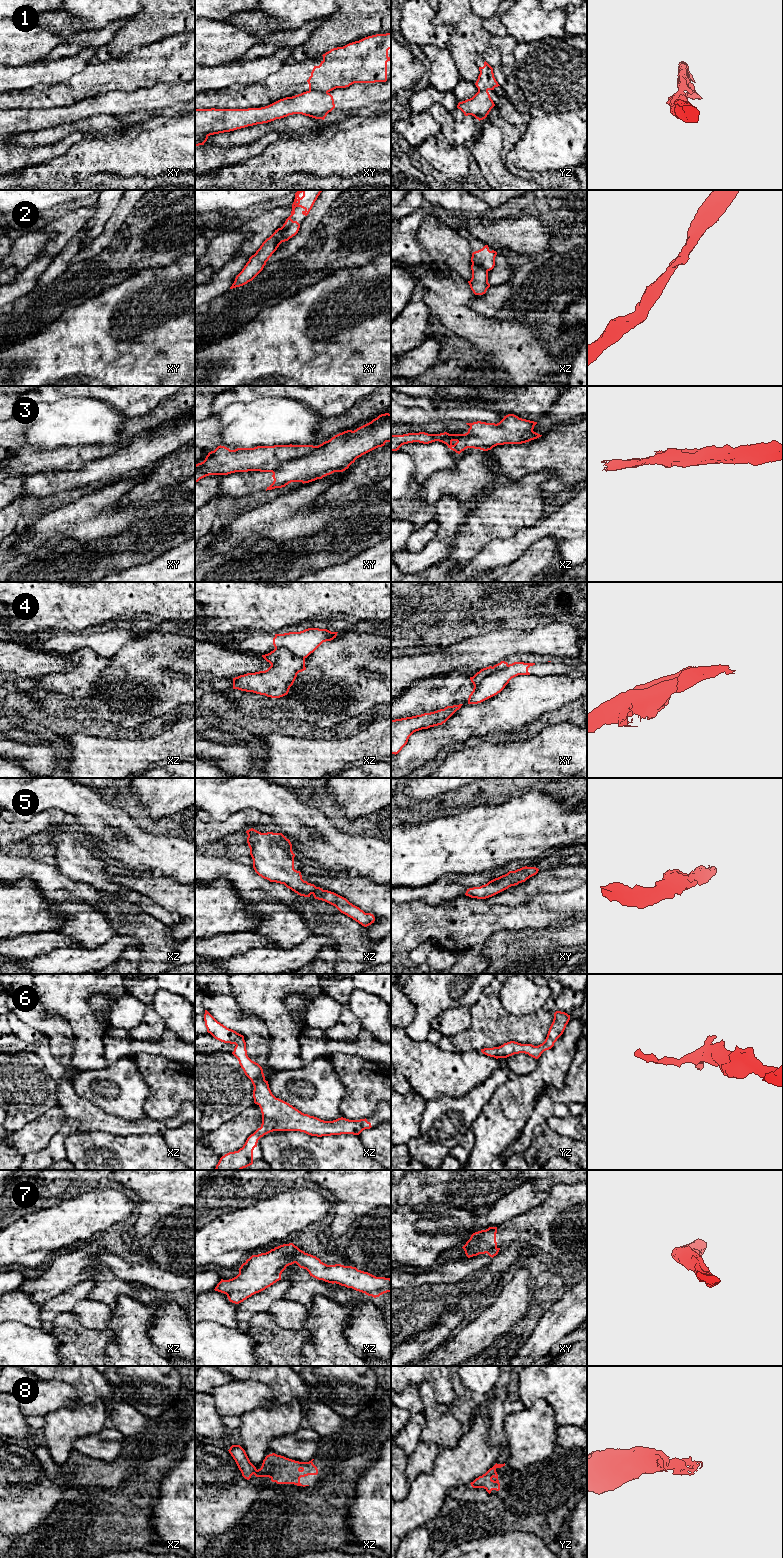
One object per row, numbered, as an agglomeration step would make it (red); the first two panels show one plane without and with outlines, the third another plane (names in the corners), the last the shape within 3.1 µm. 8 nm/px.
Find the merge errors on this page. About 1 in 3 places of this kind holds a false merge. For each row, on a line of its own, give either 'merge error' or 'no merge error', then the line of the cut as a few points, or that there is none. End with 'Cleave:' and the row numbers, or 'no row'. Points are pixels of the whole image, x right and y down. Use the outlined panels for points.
1: merge error; cut in xy along (309, 89), (327, 92)
2: merge error; cut in xz along (472, 262), (487, 271)
3: merge error; cut in xy along (315, 446), (310, 452), (286, 459), (273, 469), (259, 470)
4: merge error; cut in xy along (508, 665), (493, 670), (474, 685)
5: no merge error; no cut
6: no merge error; no cut
7: merge error; cut in xz along (299, 1249), (295, 1253), (294, 1262)
8: no merge error; no cut
Cleave: 1, 2, 3, 4, 7

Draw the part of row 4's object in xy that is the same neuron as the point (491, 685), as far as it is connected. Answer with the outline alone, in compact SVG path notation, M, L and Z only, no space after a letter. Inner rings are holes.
M514 662L507 667L493 671L478 685L474 685L468 704L481 703L500 693L509 681L518 675L530 675L528 668L535 663Z

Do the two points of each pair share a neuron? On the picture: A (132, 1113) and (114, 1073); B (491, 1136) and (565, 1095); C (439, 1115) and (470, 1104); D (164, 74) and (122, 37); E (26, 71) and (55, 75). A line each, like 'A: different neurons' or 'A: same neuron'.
A: same neuron
B: different neurons
C: same neuron
D: different neurons
E: same neuron

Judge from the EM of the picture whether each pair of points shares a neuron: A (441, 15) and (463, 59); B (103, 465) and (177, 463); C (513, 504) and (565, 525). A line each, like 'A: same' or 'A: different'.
A: same
B: different
C: different

